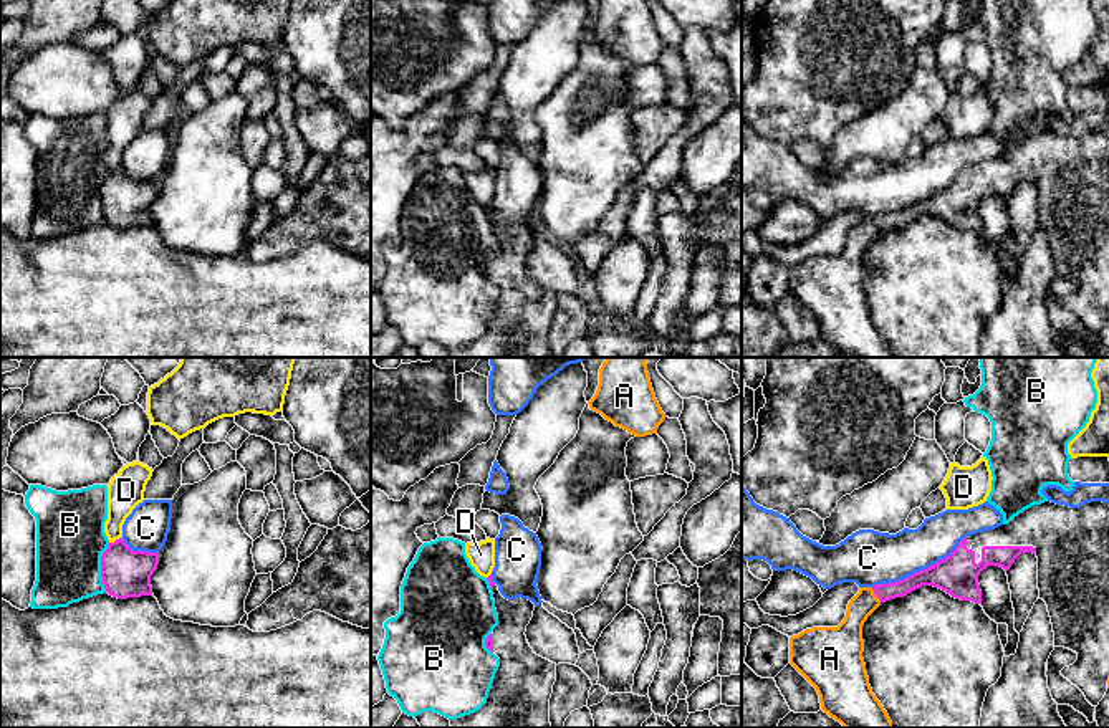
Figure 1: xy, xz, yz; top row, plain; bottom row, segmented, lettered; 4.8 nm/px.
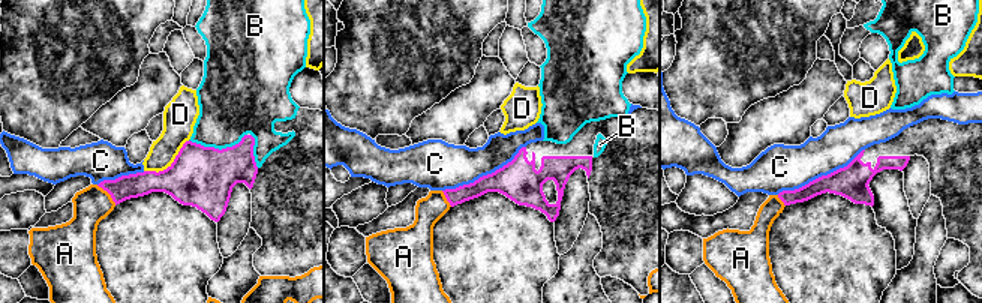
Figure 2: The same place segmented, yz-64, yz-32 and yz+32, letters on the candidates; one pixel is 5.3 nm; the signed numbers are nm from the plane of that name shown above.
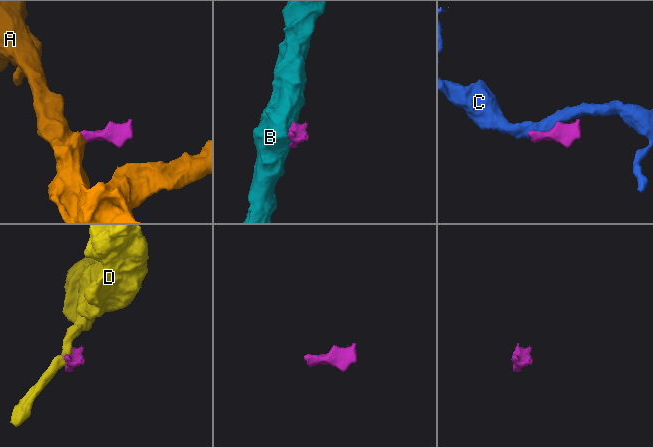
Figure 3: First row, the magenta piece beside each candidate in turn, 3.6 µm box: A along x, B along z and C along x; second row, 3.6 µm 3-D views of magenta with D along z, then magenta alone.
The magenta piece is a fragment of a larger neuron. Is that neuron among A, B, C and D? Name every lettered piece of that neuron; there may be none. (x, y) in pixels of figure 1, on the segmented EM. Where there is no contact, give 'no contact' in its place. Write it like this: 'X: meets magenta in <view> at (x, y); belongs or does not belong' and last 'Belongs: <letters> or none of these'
A: meets magenta in yz at (874, 593); does not belong
B: meets magenta in xy at (101, 568); does not belong
C: meets magenta in yz at (919, 571); does not belong
D: meets magenta in xy at (116, 540); does not belong
Belongs: none of these

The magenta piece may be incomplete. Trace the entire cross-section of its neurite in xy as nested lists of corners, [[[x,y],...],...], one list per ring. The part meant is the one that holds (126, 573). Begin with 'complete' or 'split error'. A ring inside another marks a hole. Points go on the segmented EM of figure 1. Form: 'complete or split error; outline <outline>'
complete; outline [[[122,538],[109,543],[101,556],[101,577],[109,596],[118,599],[152,596],[151,576],[159,553],[132,551]]]

